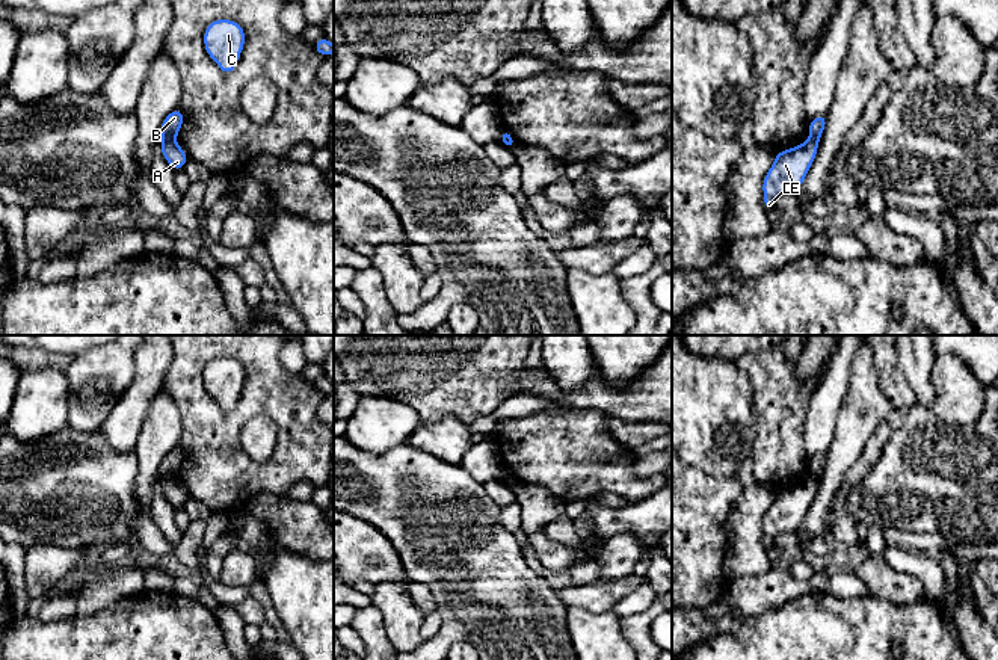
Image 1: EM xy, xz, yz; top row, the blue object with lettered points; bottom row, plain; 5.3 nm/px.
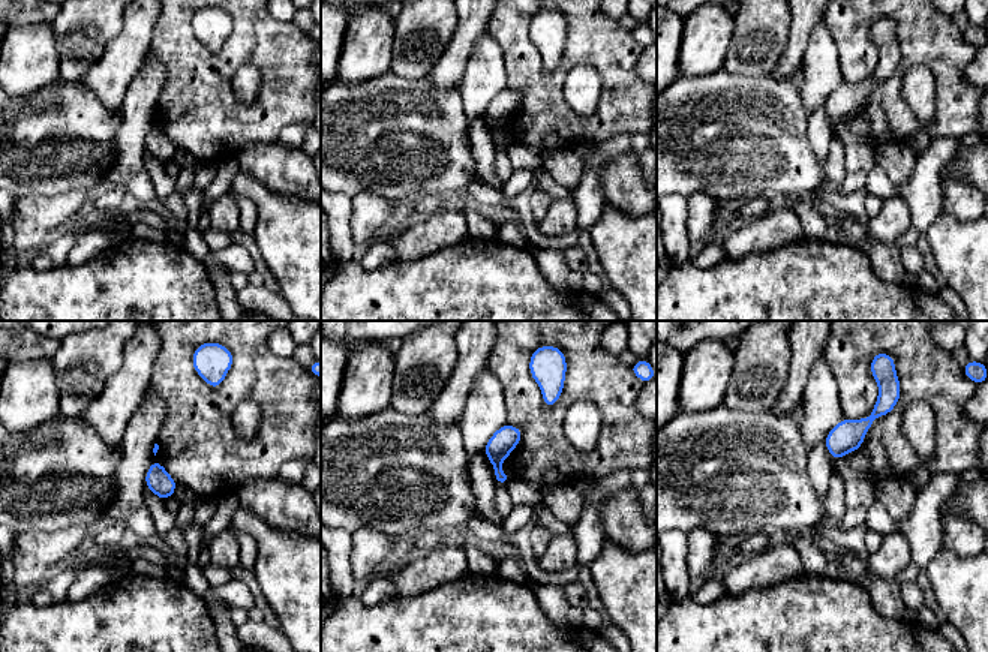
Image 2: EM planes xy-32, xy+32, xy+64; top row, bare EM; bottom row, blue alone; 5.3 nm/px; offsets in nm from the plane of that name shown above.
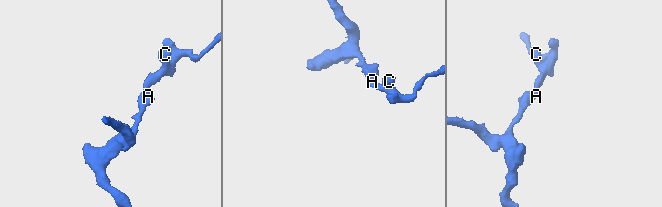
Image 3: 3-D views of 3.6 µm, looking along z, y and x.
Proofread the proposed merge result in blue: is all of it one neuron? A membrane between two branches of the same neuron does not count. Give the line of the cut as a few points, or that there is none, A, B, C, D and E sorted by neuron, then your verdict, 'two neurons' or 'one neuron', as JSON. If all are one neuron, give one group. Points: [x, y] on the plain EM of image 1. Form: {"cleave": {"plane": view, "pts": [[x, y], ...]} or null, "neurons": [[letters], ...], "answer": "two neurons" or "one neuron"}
{"cleave": {"plane": "xy", "pts": [[162, 476], [174, 479]]}, "neurons": [["A", "D", "E"], ["B", "C"]], "answer": "two neurons"}

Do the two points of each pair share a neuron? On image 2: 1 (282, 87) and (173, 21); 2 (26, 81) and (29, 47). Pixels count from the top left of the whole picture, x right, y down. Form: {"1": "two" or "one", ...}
{"1": "one", "2": "one"}

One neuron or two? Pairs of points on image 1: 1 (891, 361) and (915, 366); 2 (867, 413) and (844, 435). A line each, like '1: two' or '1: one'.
1: two
2: one

